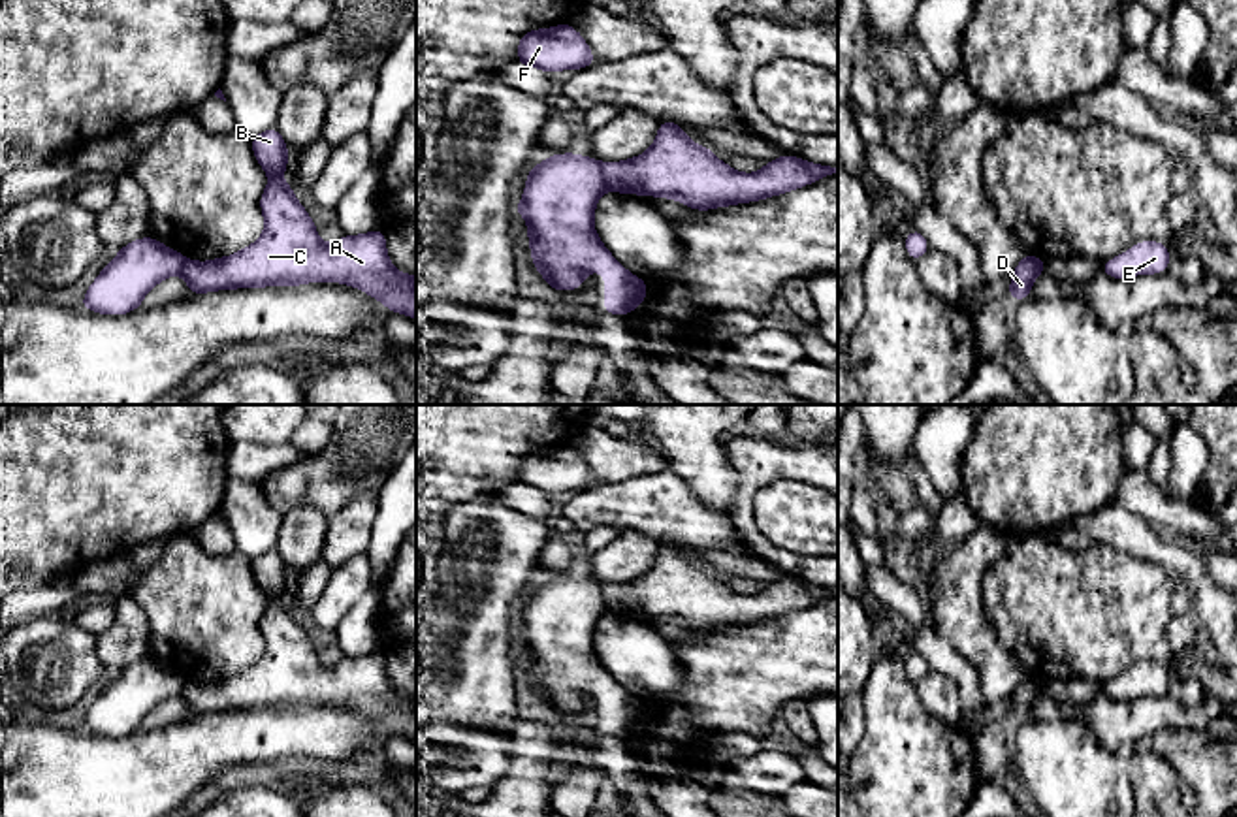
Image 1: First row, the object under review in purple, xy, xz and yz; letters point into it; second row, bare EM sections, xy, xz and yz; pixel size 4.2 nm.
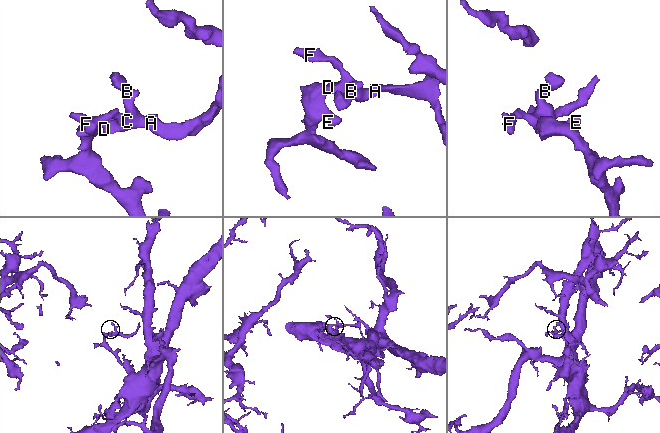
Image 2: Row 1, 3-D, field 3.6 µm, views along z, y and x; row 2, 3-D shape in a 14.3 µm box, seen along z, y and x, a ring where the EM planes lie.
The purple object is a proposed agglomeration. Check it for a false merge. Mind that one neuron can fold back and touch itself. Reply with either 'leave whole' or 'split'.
split

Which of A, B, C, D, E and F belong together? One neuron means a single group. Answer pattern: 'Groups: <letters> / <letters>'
Groups: A B C D F / E

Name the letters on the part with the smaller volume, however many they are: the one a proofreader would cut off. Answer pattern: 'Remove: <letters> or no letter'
Remove: A, B, C, D, F

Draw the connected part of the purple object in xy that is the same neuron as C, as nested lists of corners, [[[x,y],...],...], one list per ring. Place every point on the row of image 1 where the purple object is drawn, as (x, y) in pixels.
[[[273,126],[250,137],[269,183],[260,198],[264,233],[247,248],[209,262],[186,260],[181,277],[192,294],[235,288],[343,282],[382,301],[390,312],[416,320],[416,275],[399,273],[388,258],[384,230],[343,235],[326,245],[311,215],[281,179],[288,145]]]

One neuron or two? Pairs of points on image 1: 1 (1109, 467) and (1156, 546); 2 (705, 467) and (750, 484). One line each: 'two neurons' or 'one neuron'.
1: two neurons
2: two neurons

